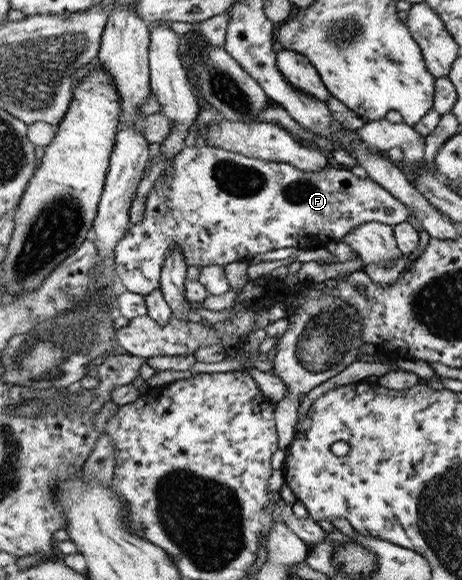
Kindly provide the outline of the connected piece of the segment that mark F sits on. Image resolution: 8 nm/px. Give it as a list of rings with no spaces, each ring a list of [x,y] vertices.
[[[188,142],[188,144],[181,149],[181,152],[176,154],[173,160],[169,160],[165,163],[165,168],[161,172],[161,177],[155,181],[151,191],[149,191],[147,195],[145,211],[141,223],[131,224],[124,234],[124,237],[115,245],[113,252],[114,269],[116,270],[119,280],[121,280],[121,284],[125,286],[127,291],[145,296],[148,292],[155,290],[155,287],[158,287],[161,265],[163,264],[164,258],[167,253],[175,249],[182,252],[186,266],[193,264],[197,266],[198,270],[201,270],[202,266],[207,265],[226,265],[235,261],[248,261],[251,260],[255,254],[261,254],[261,252],[267,252],[267,250],[289,248],[289,246],[308,249],[312,248],[311,246],[327,245],[329,242],[340,242],[343,240],[345,234],[361,223],[375,221],[392,227],[400,222],[405,222],[408,218],[413,216],[413,211],[409,210],[408,206],[399,202],[392,194],[389,194],[384,188],[381,188],[376,182],[373,182],[372,179],[369,177],[359,178],[353,175],[348,168],[336,169],[331,167],[331,165],[327,165],[324,169],[318,171],[302,171],[287,163],[269,162],[267,160],[259,160],[258,158],[247,158],[242,154],[229,152],[228,150],[221,150],[220,148],[213,148],[212,146],[205,146],[200,143]]]

